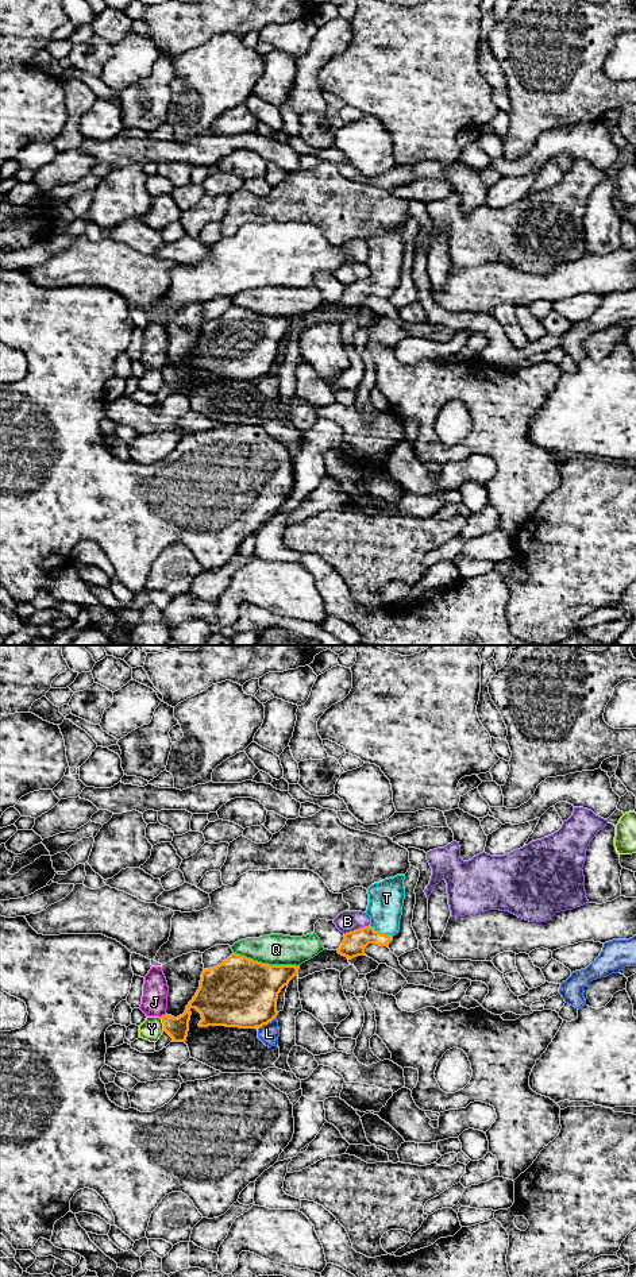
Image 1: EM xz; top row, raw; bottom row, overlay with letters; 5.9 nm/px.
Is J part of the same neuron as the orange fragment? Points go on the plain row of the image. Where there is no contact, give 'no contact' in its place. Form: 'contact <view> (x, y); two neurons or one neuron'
contact xz (162, 367); two neurons

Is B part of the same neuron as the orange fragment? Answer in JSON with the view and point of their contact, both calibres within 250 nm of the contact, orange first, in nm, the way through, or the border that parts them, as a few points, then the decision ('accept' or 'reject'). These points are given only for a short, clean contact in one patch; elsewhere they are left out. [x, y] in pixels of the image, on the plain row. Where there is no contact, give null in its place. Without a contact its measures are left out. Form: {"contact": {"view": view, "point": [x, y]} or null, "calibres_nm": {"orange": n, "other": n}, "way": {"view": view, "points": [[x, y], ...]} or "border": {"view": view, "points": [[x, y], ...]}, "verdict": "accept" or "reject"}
{"contact": {"view": "xz", "point": [357, 281]}, "calibres_nm": {"orange": 140, "other": 130}, "verdict": "reject"}

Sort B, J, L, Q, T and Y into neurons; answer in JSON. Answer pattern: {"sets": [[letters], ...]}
{"sets": [["B"], ["J"], ["L"], ["Q"], ["T"], ["Y"]]}

